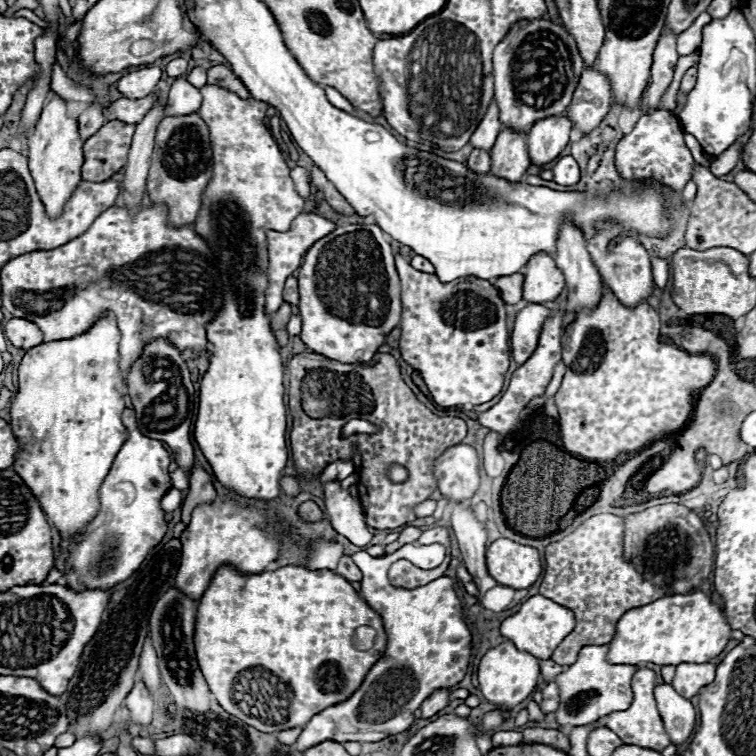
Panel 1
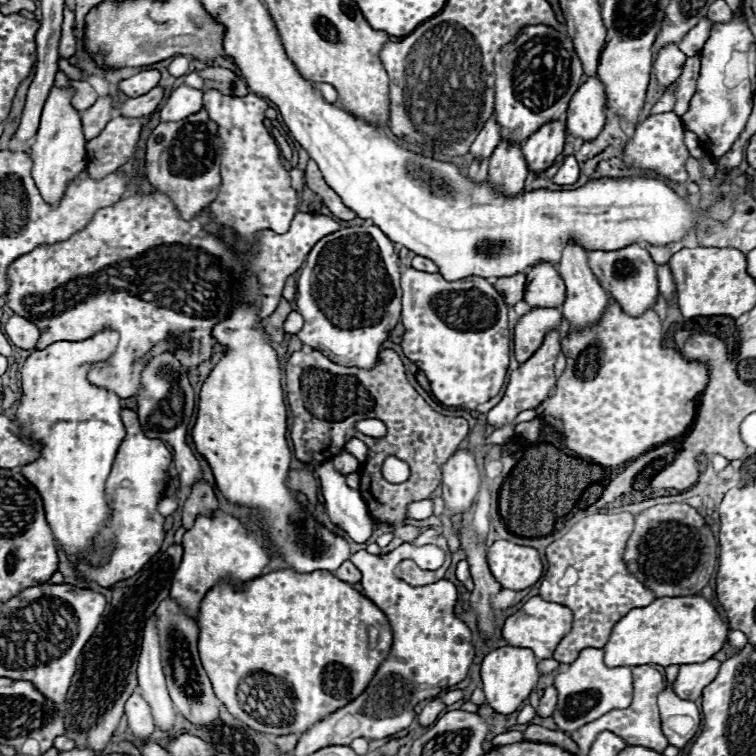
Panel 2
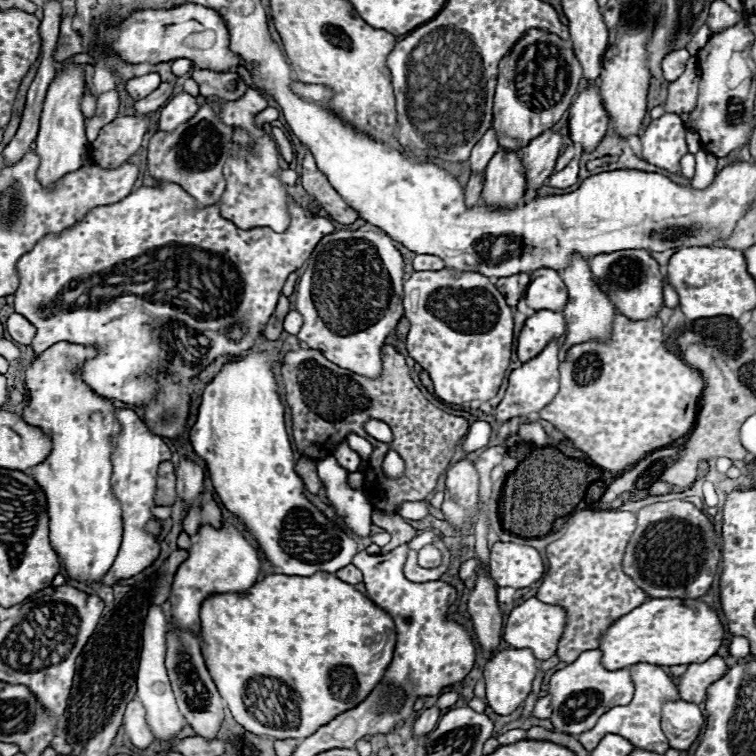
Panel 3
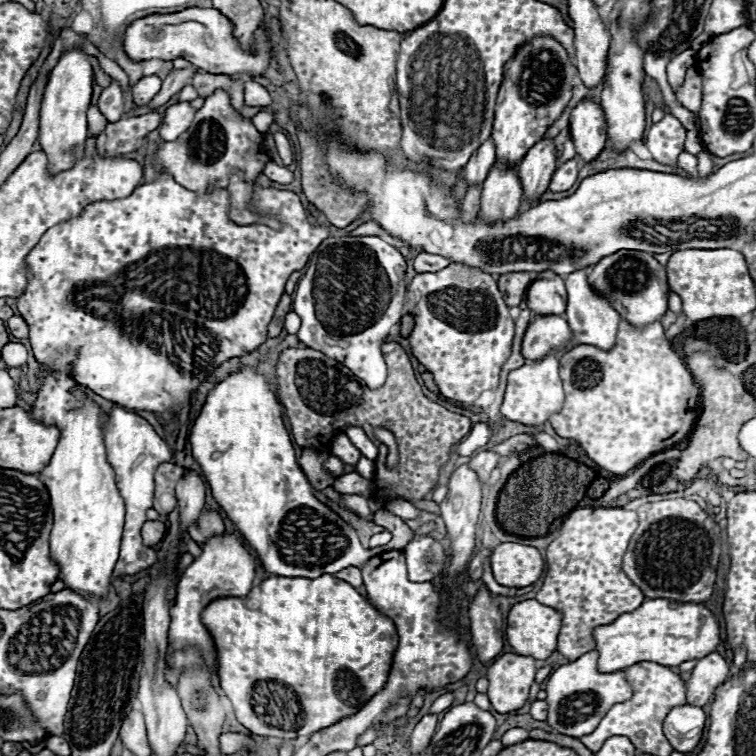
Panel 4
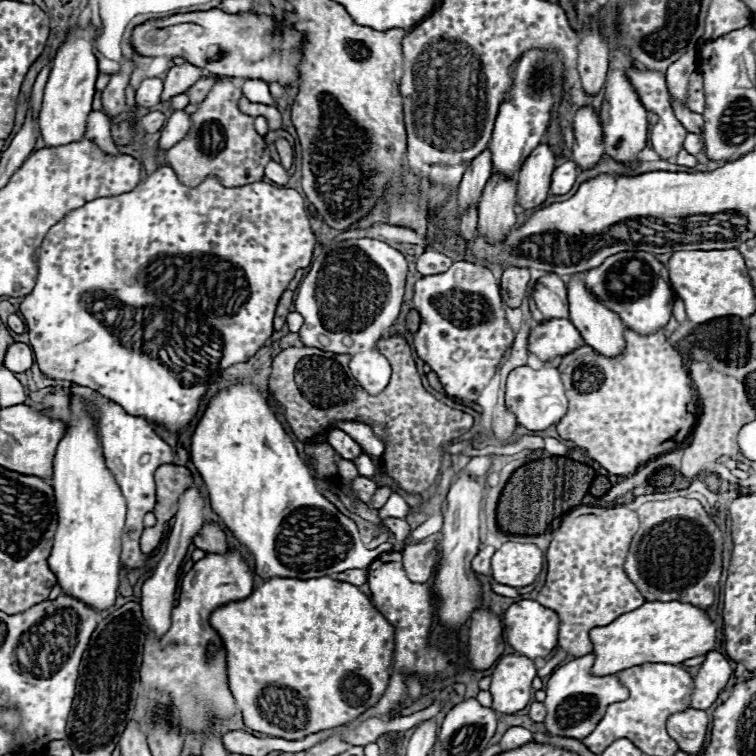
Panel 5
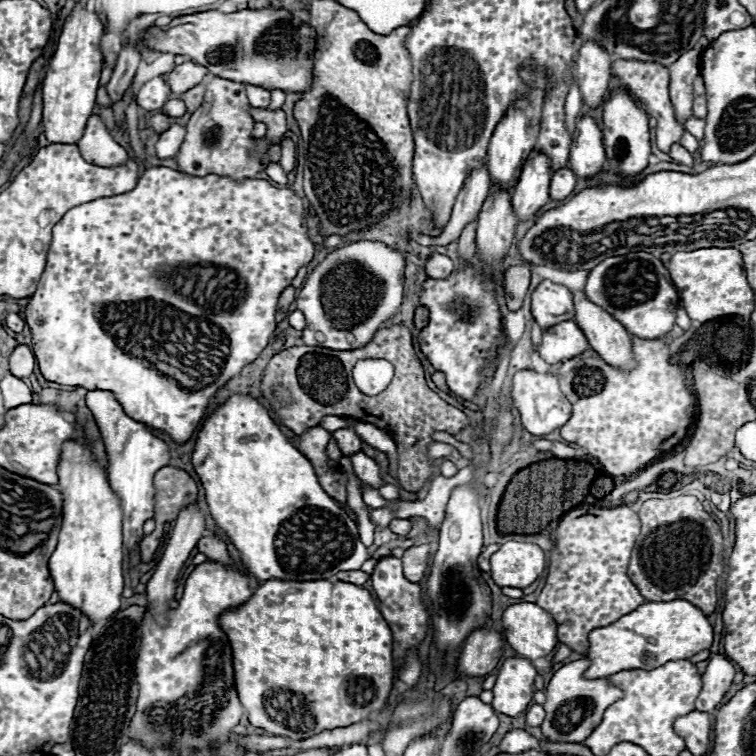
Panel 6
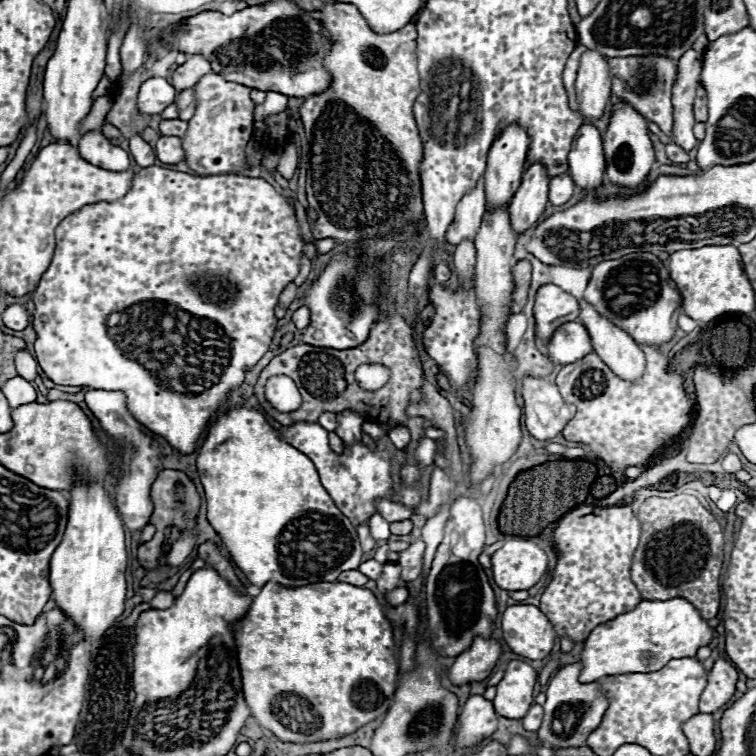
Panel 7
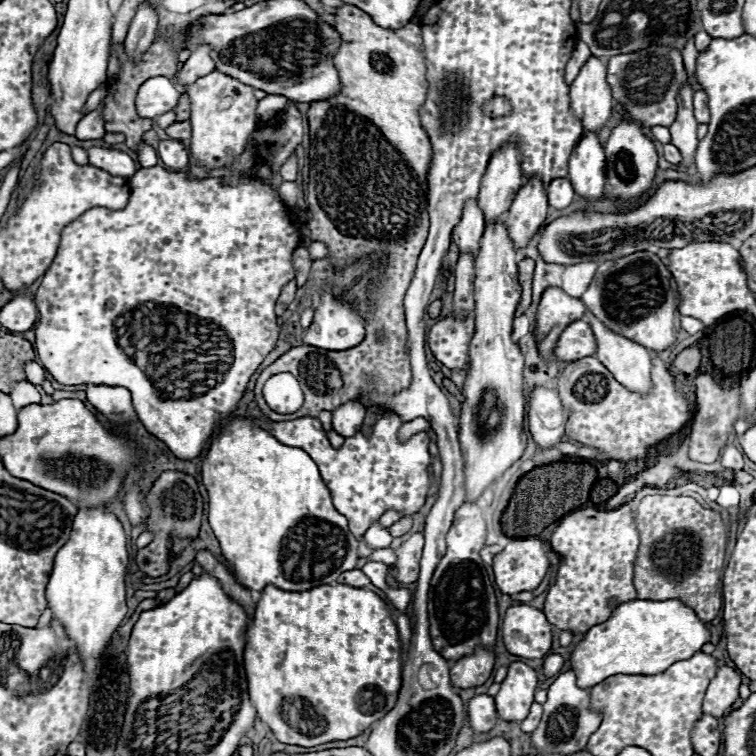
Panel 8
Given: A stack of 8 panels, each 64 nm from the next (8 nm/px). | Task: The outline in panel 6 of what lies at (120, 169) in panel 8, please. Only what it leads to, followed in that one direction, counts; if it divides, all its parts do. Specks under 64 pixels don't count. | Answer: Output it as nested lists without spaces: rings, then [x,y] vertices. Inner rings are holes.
[[[100,116],[88,118],[84,136],[80,138],[78,146],[82,156],[96,166],[120,166],[120,164],[126,164],[128,160],[126,150],[112,140]]]

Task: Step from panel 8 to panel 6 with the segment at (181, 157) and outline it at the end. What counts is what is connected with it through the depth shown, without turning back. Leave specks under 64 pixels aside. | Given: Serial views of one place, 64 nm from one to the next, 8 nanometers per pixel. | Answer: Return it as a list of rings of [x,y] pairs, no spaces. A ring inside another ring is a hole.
[[[172,124],[170,130],[162,132],[160,134],[160,140],[156,144],[158,158],[160,160],[172,160],[172,158],[176,158],[178,150],[180,150],[180,144],[184,140],[184,134],[186,134],[186,128],[182,128],[178,124]]]

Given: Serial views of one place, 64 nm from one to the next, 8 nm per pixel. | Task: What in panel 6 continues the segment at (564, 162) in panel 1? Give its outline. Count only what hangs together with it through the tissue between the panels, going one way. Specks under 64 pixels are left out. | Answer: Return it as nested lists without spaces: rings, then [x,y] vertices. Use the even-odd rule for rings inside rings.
[[[560,168],[552,174],[550,182],[550,198],[552,200],[564,200],[576,186],[576,176],[570,168]]]

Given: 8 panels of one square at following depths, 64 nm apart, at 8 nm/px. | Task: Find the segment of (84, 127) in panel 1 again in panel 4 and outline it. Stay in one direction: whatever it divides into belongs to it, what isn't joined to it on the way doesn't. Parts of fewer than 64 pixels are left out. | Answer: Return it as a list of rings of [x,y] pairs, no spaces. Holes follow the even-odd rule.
[[[116,80],[108,88],[102,90],[102,96],[98,100],[100,112],[106,116],[108,122],[118,122],[122,112],[124,112],[124,98],[122,98],[122,88]]]

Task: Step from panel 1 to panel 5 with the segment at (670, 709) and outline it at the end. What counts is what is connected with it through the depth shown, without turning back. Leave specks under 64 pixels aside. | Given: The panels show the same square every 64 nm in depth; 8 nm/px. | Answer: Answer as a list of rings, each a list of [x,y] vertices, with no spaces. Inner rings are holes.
[[[694,708],[672,714],[666,724],[666,730],[670,732],[670,736],[678,740],[680,750],[688,754],[702,752],[706,728],[708,728],[708,714],[704,710],[694,710]]]

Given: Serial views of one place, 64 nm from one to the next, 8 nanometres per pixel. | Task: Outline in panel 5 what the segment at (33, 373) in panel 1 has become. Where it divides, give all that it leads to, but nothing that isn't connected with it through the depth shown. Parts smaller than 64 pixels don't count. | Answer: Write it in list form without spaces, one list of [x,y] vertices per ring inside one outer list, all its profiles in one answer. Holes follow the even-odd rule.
[[[56,392],[44,398],[42,410],[50,412],[50,416],[58,416],[58,420],[66,420],[68,426],[66,436],[58,444],[54,456],[54,474],[50,480],[50,486],[54,488],[56,494],[58,530],[54,534],[54,548],[48,558],[48,564],[58,578],[62,594],[84,602],[96,612],[104,612],[116,604],[118,586],[120,586],[120,534],[126,518],[126,500],[120,488],[116,486],[114,478],[110,476],[110,470],[104,464],[104,456],[98,446],[96,426],[90,414],[86,412],[86,404],[80,398],[68,398],[64,392]]]

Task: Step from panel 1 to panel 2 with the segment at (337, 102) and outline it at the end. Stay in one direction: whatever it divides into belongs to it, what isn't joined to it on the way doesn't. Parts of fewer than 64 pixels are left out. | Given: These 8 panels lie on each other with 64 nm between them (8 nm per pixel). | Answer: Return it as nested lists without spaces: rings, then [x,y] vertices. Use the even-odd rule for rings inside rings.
[[[314,83],[314,88],[317,89],[325,101],[329,104],[336,104],[338,101],[338,94],[336,90],[327,83]]]

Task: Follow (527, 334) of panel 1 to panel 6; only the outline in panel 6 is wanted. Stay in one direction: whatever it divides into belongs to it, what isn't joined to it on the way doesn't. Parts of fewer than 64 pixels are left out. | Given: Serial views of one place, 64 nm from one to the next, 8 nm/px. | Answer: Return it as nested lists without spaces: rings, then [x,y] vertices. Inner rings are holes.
[[[568,320],[542,332],[542,342],[536,350],[548,364],[556,364],[572,360],[582,352],[586,352],[588,348],[590,344],[582,328],[574,320]]]

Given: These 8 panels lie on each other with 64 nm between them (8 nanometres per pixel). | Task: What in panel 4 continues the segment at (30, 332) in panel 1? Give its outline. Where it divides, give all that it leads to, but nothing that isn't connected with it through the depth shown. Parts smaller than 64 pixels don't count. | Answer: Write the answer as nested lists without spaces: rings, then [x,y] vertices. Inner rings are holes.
[[[14,314],[12,318],[8,318],[6,326],[10,328],[12,336],[16,336],[16,338],[28,338],[28,324],[24,322],[22,316],[16,316],[16,314]]]

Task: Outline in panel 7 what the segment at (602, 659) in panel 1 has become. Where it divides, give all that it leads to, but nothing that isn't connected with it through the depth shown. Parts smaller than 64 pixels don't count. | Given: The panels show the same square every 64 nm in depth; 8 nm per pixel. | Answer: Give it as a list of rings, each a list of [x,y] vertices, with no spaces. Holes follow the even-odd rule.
[[[572,664],[560,668],[554,678],[550,678],[544,702],[544,718],[538,728],[538,742],[548,748],[580,748],[586,746],[586,736],[598,728],[606,712],[606,698],[598,692],[598,682],[580,684],[578,672],[582,664]]]

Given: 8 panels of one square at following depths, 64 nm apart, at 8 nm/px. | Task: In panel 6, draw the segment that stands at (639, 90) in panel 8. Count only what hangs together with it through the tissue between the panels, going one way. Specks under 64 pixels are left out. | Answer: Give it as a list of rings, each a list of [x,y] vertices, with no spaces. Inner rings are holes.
[[[614,60],[612,62],[612,74],[618,80],[620,88],[642,88],[638,92],[638,100],[642,104],[642,110],[658,120],[656,142],[658,142],[660,150],[668,152],[670,144],[676,144],[684,132],[682,126],[674,118],[674,108],[670,104],[670,96],[668,96],[668,84],[670,84],[668,66],[656,64],[656,62],[642,62],[642,60]]]

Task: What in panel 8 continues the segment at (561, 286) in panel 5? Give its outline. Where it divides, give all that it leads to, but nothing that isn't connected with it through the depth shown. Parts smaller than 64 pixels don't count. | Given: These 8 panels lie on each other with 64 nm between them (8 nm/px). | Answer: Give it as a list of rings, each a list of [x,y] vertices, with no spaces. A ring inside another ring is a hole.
[[[548,288],[542,294],[536,312],[536,342],[538,352],[546,362],[558,362],[554,348],[562,330],[574,320],[582,318],[586,306],[582,300],[568,296],[560,288]]]

